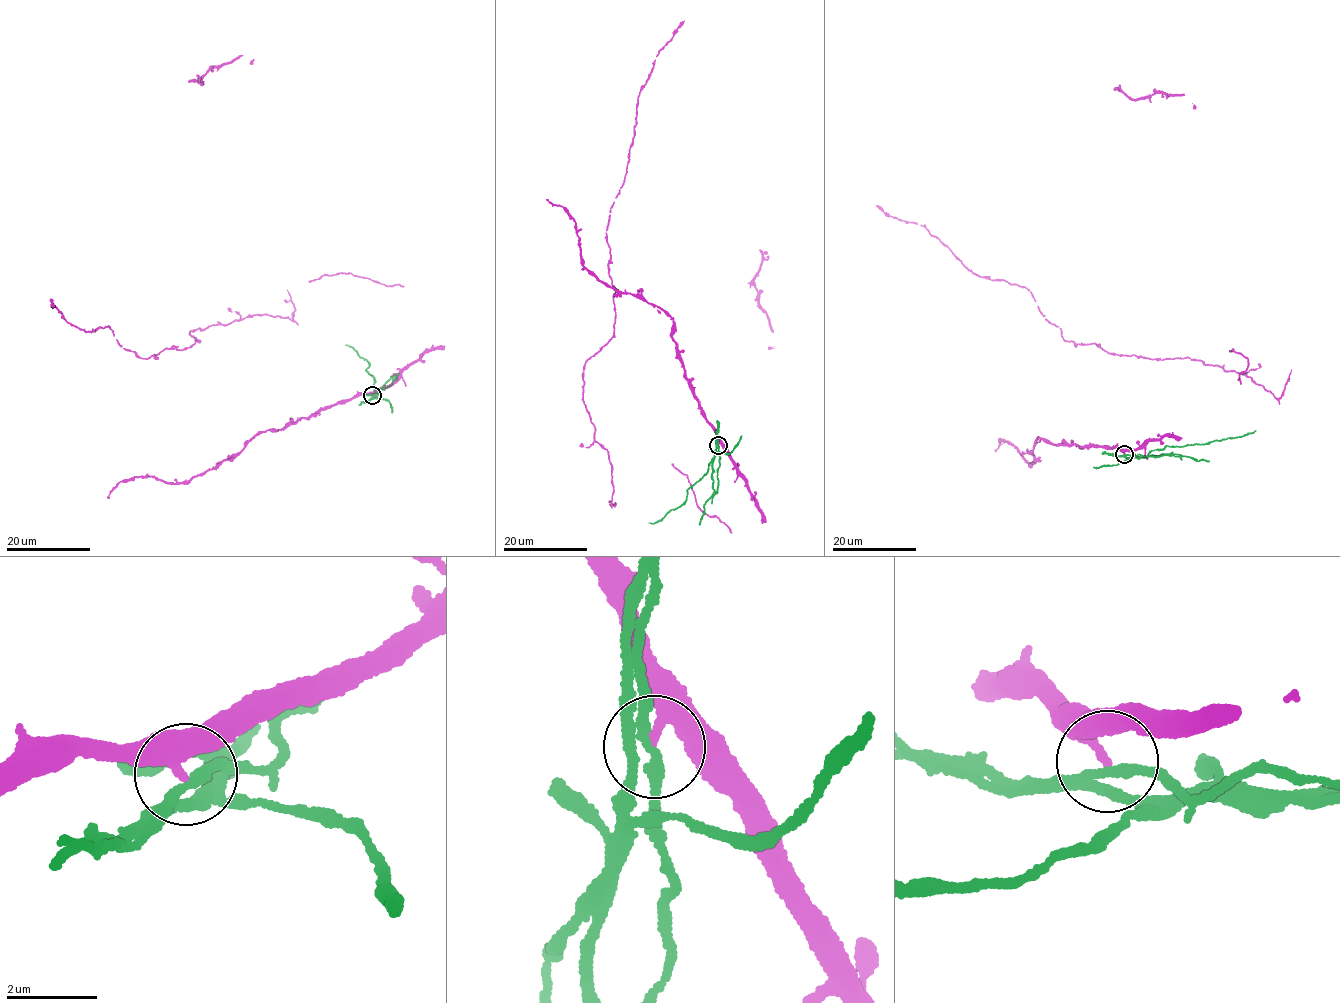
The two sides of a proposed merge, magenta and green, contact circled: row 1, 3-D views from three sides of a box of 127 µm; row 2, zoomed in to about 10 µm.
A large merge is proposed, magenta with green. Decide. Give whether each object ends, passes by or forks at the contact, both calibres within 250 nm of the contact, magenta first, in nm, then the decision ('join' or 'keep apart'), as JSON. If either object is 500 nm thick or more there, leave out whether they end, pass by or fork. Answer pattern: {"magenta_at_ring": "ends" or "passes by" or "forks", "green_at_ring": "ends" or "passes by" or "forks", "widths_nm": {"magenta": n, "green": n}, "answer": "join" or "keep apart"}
{"magenta_at_ring": "ends", "green_at_ring": "forks", "widths_nm": {"magenta": 260, "green": 180}, "answer": "keep apart"}

